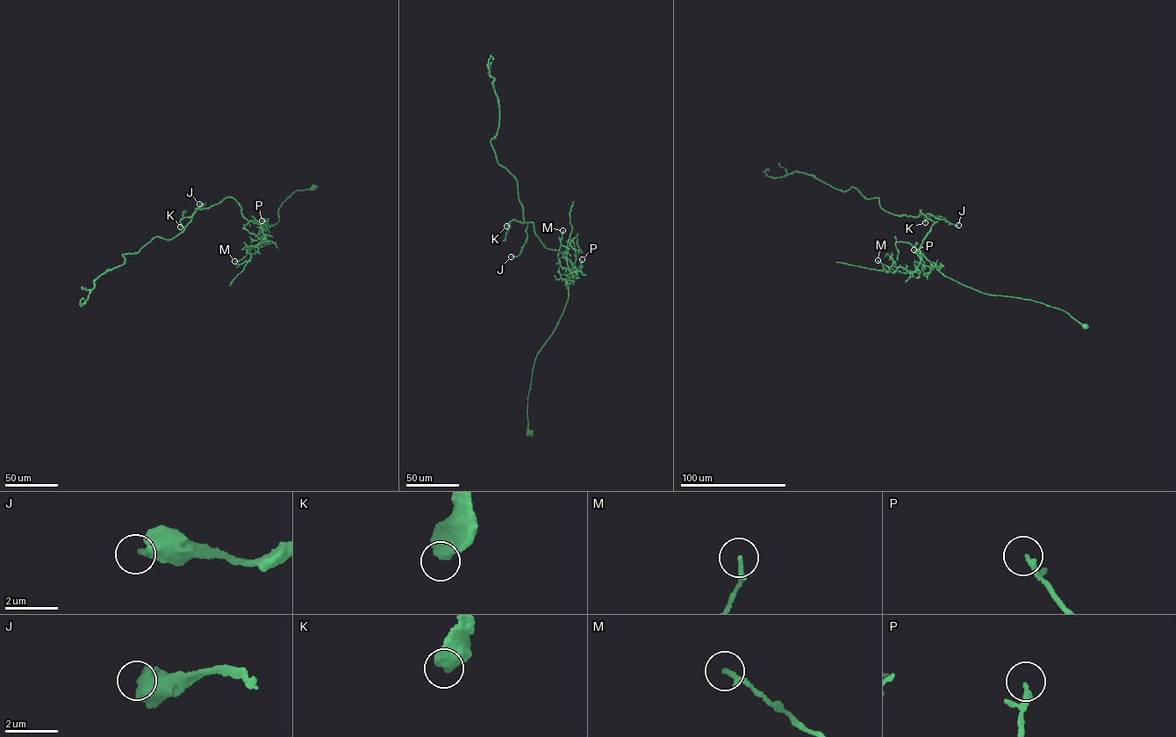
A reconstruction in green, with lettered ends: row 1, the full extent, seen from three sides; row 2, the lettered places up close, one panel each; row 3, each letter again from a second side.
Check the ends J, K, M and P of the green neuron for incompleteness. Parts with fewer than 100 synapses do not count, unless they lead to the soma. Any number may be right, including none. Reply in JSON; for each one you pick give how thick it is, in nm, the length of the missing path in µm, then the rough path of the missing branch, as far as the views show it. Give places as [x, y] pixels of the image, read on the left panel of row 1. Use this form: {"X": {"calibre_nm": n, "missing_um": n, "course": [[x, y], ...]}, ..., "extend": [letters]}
{"extend": []}

